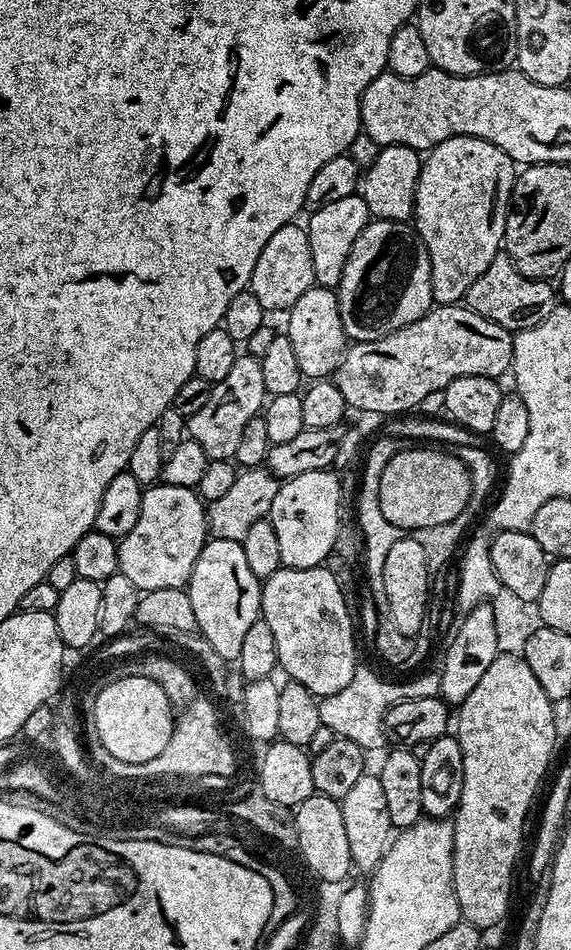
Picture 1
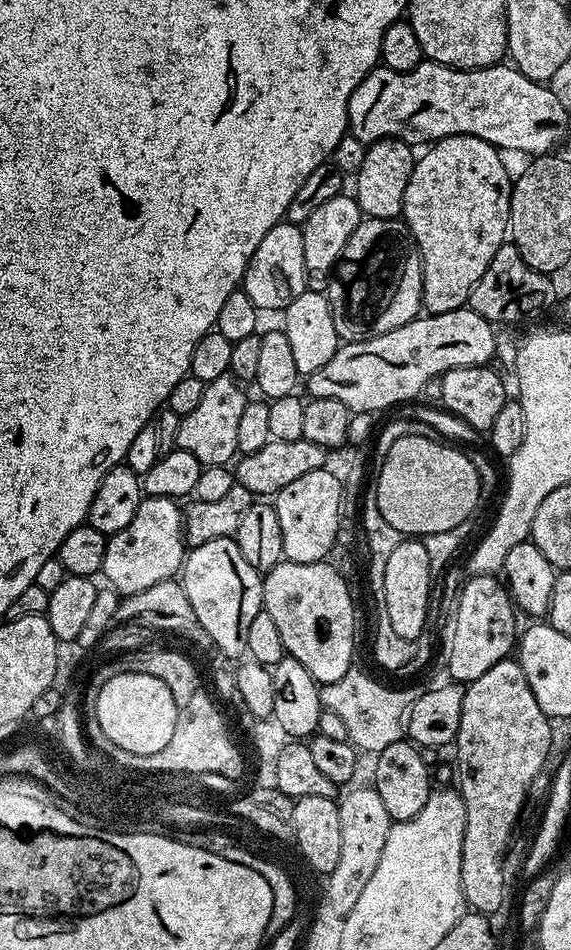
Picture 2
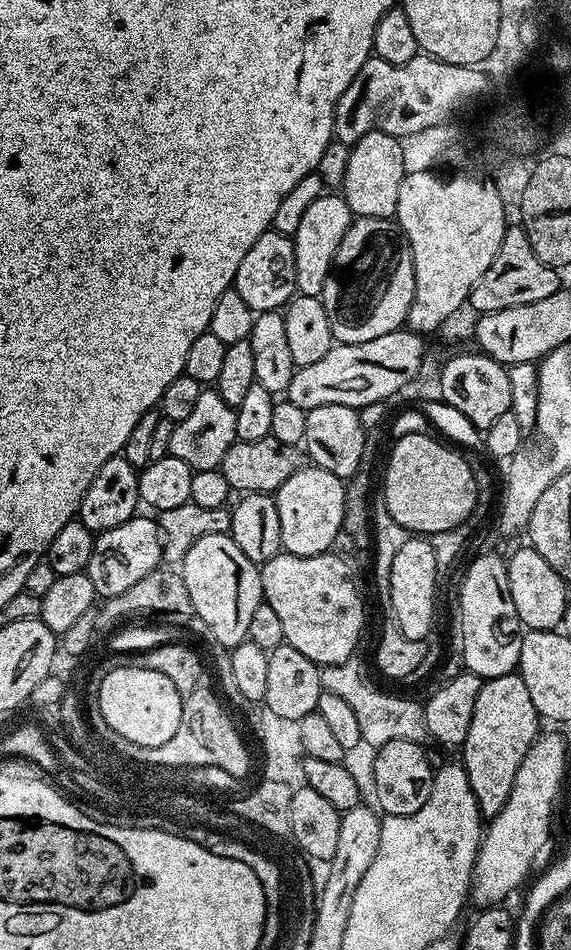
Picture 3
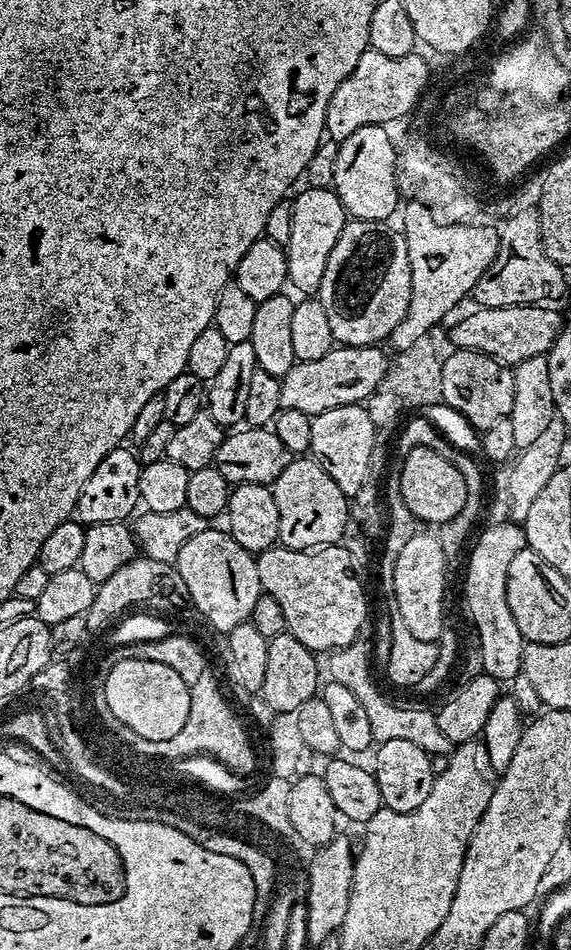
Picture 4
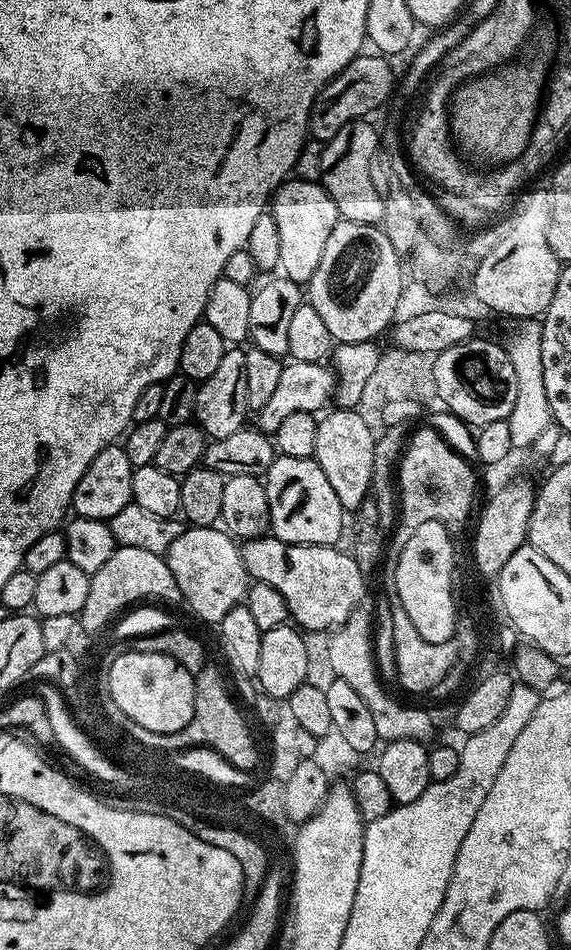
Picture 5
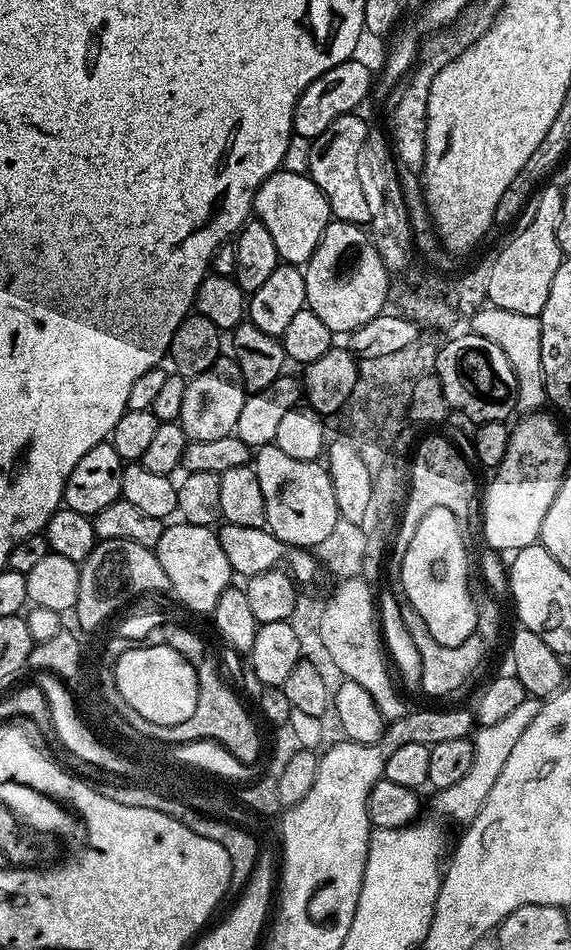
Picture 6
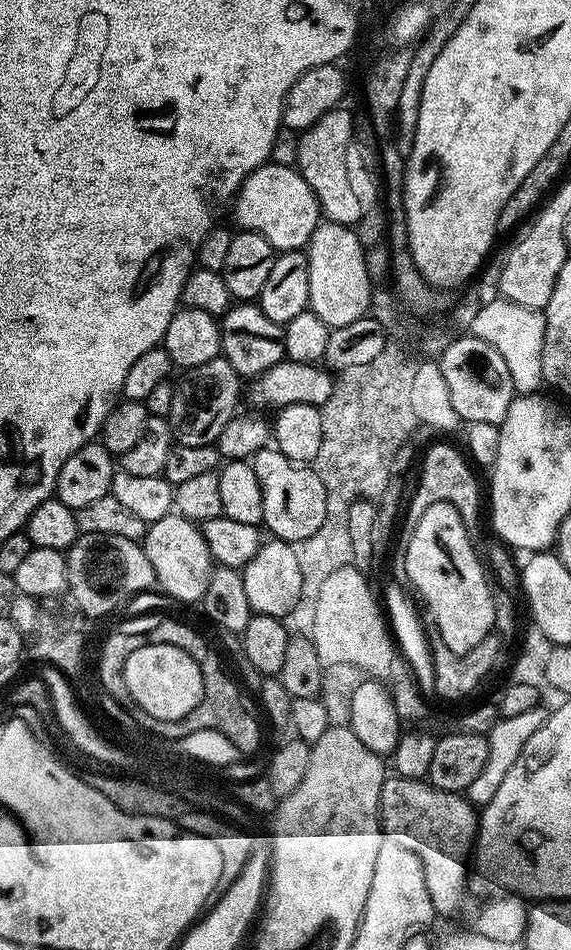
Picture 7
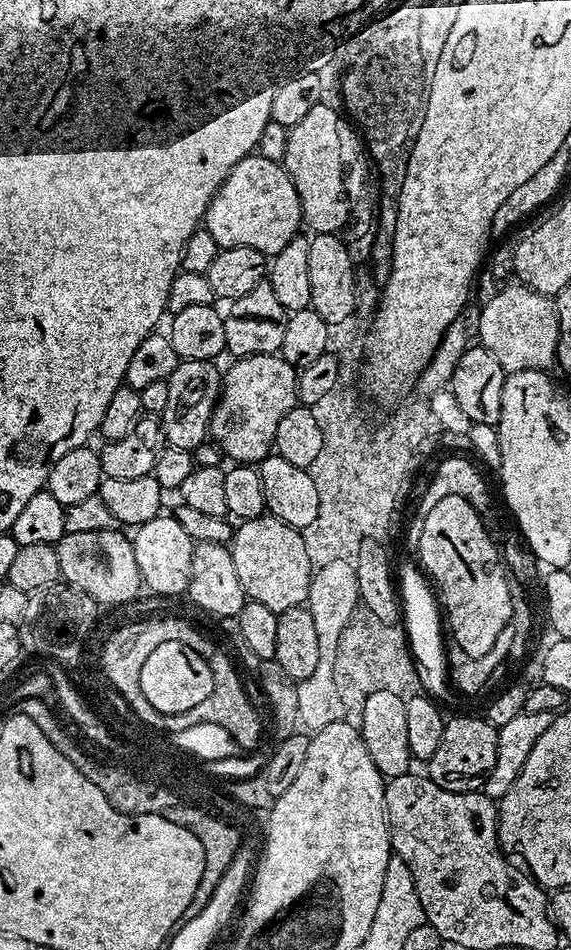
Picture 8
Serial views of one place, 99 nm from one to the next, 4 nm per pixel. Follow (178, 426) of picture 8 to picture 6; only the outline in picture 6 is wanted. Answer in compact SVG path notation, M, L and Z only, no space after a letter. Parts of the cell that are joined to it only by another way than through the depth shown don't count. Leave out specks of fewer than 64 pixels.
M221 355L214 366L210 366L210 370L202 370L202 374L188 380L178 423L188 435L189 441L214 442L214 438L226 438L236 431L238 414L242 414L245 395L240 365L231 355Z

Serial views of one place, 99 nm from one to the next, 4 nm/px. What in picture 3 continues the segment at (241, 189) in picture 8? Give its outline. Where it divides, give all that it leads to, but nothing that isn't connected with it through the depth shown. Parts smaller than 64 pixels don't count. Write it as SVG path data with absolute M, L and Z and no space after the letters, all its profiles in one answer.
M325 194L310 202L310 206L306 206L306 214L302 214L302 222L298 222L294 237L296 290L299 295L320 296L323 293L338 246L353 219L350 206L340 194Z

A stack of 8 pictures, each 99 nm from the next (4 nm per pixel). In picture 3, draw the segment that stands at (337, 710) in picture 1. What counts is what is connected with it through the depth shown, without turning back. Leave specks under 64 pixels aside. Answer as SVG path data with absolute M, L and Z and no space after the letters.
M353 658L341 664L326 664L320 668L320 687L330 694L338 694L354 710L358 718L360 739L365 745L379 746L395 740L409 740L424 744L429 739L424 721L424 705L418 699L407 700L404 696L391 696L368 681L364 668Z

